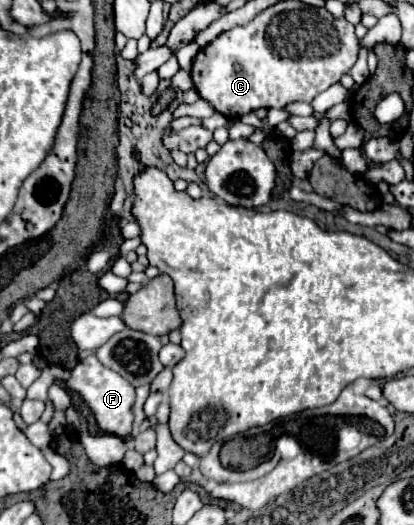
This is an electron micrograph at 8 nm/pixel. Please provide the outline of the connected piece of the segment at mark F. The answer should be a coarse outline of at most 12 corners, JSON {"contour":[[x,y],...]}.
{"contour":[[97,356],[71,370],[101,430],[131,434],[135,386]]}

